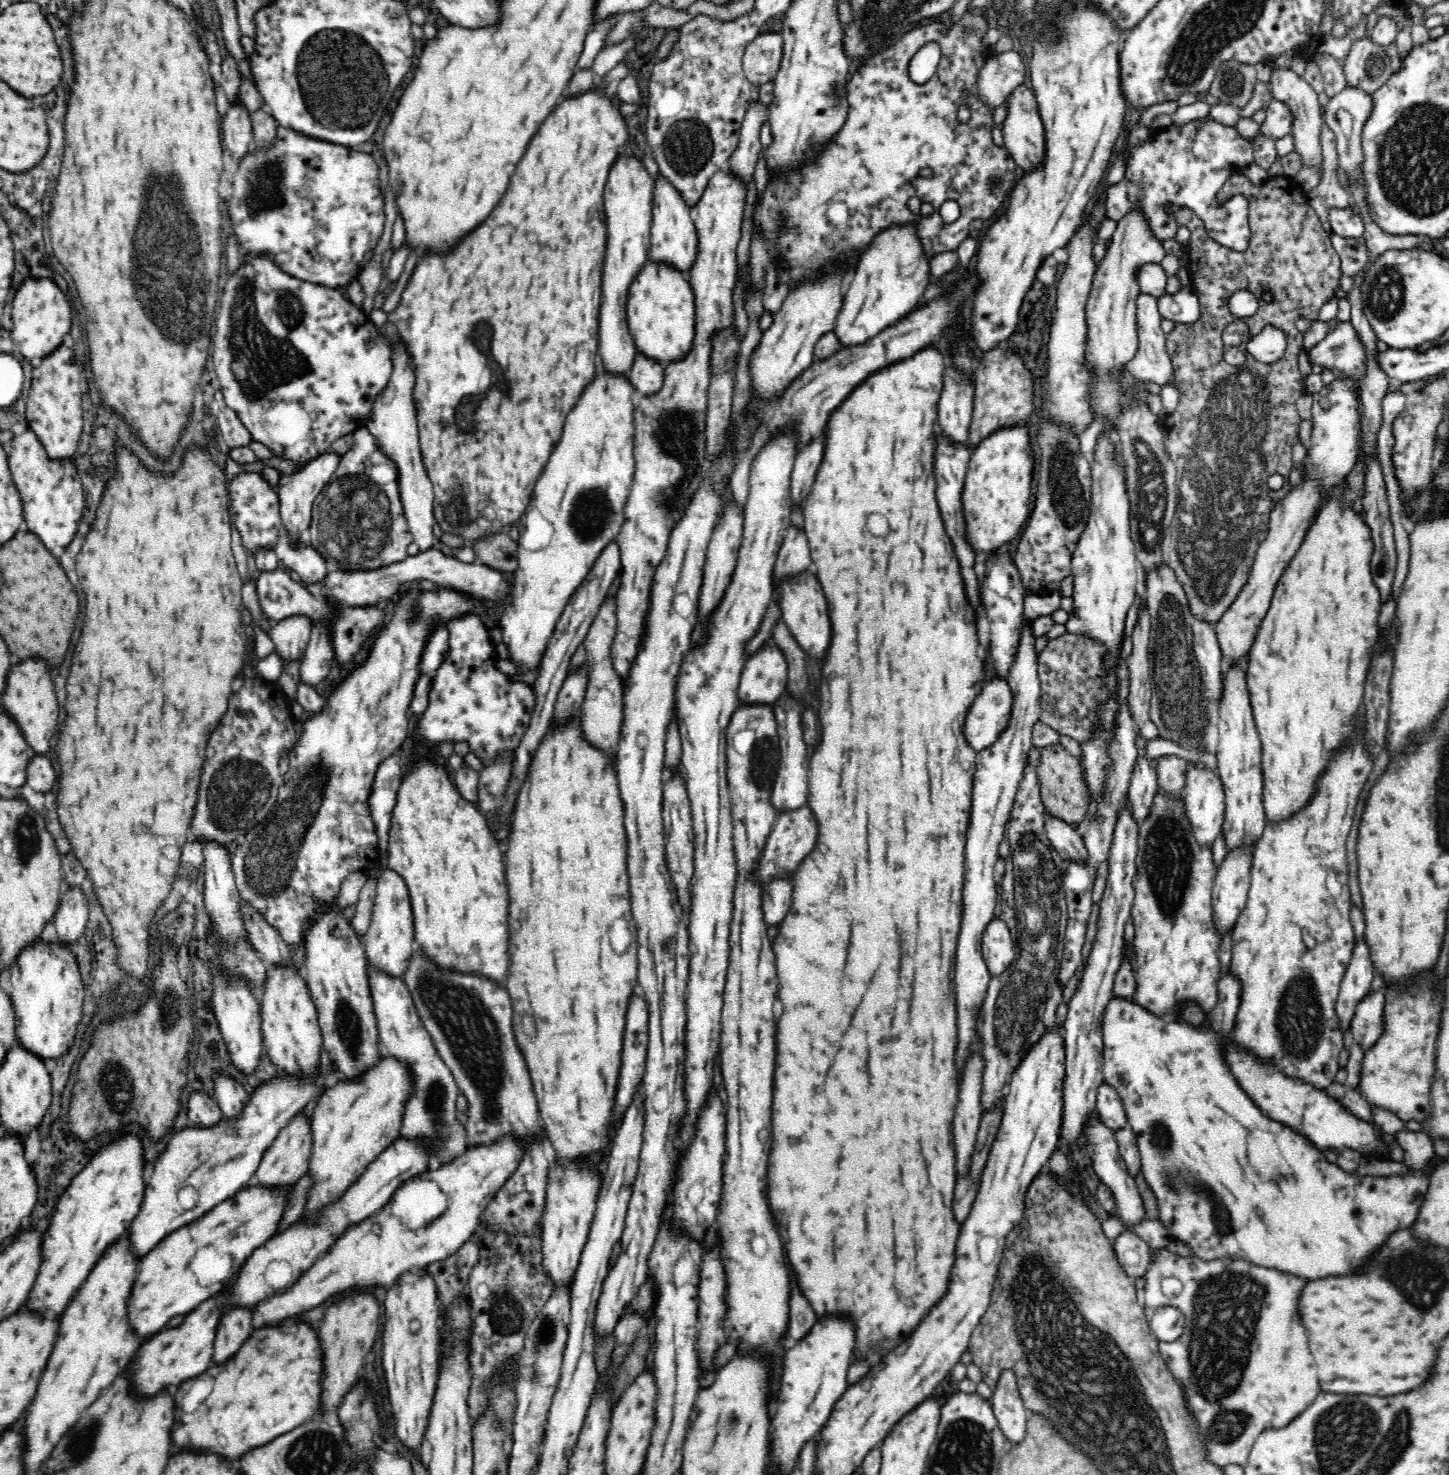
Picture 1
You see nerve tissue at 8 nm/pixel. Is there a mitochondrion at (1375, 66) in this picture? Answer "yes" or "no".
yes

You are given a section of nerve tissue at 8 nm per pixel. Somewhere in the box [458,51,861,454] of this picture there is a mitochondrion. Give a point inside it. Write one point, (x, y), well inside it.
(687, 143)

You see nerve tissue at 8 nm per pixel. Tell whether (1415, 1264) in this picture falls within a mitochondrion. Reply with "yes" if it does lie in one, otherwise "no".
yes

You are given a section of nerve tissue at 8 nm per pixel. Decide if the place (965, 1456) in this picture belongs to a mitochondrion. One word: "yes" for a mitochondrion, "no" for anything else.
yes

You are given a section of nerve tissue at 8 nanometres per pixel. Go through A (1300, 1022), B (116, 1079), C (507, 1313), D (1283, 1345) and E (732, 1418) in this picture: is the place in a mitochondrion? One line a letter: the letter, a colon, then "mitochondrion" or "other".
A: mitochondrion
B: mitochondrion
C: mitochondrion
D: other
E: mitochondrion

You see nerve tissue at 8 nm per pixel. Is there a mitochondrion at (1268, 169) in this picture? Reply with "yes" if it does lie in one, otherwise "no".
no

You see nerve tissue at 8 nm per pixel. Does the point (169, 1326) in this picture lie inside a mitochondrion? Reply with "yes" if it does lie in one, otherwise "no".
no

